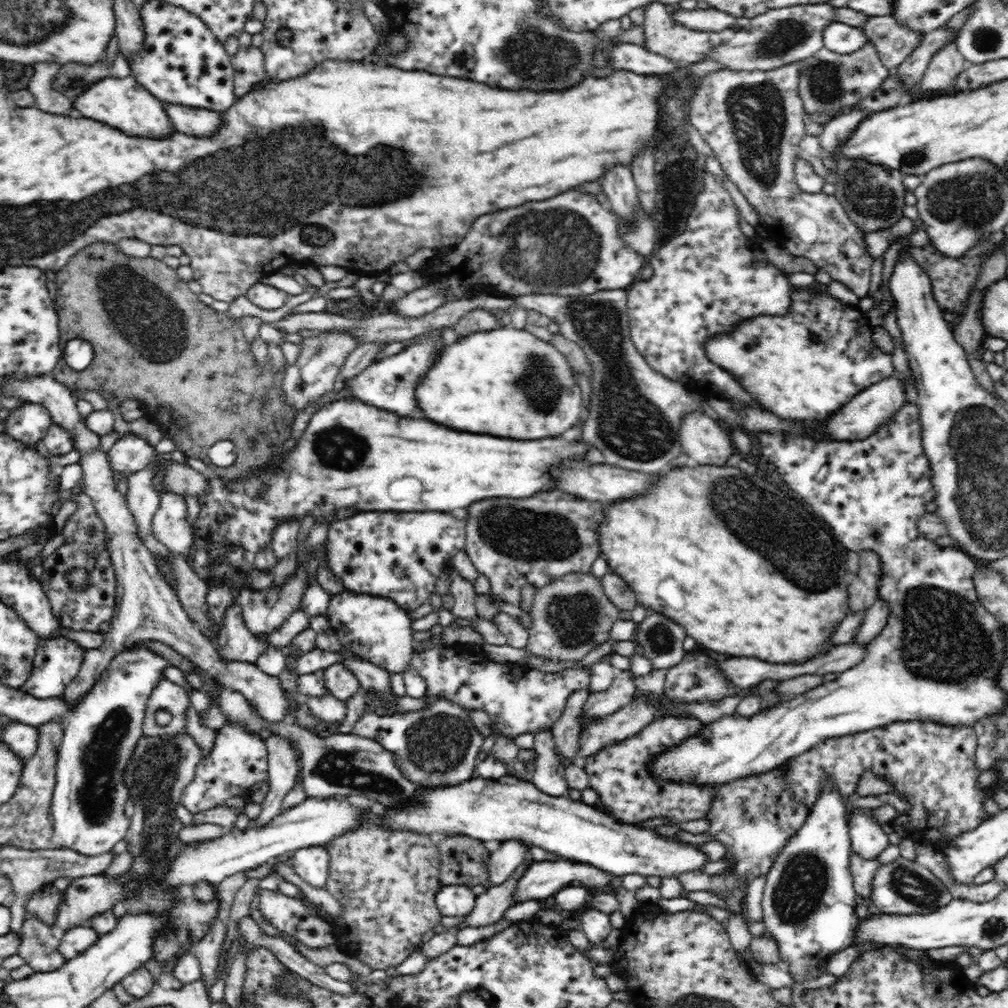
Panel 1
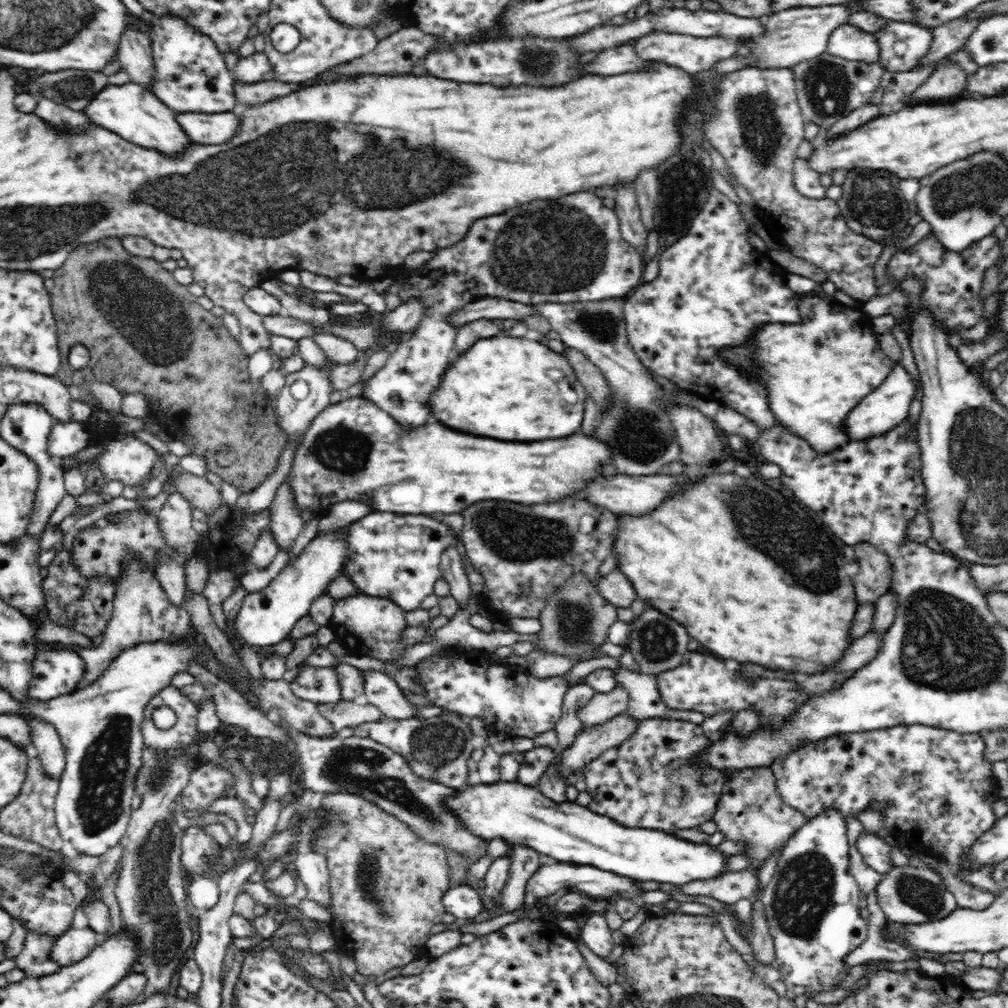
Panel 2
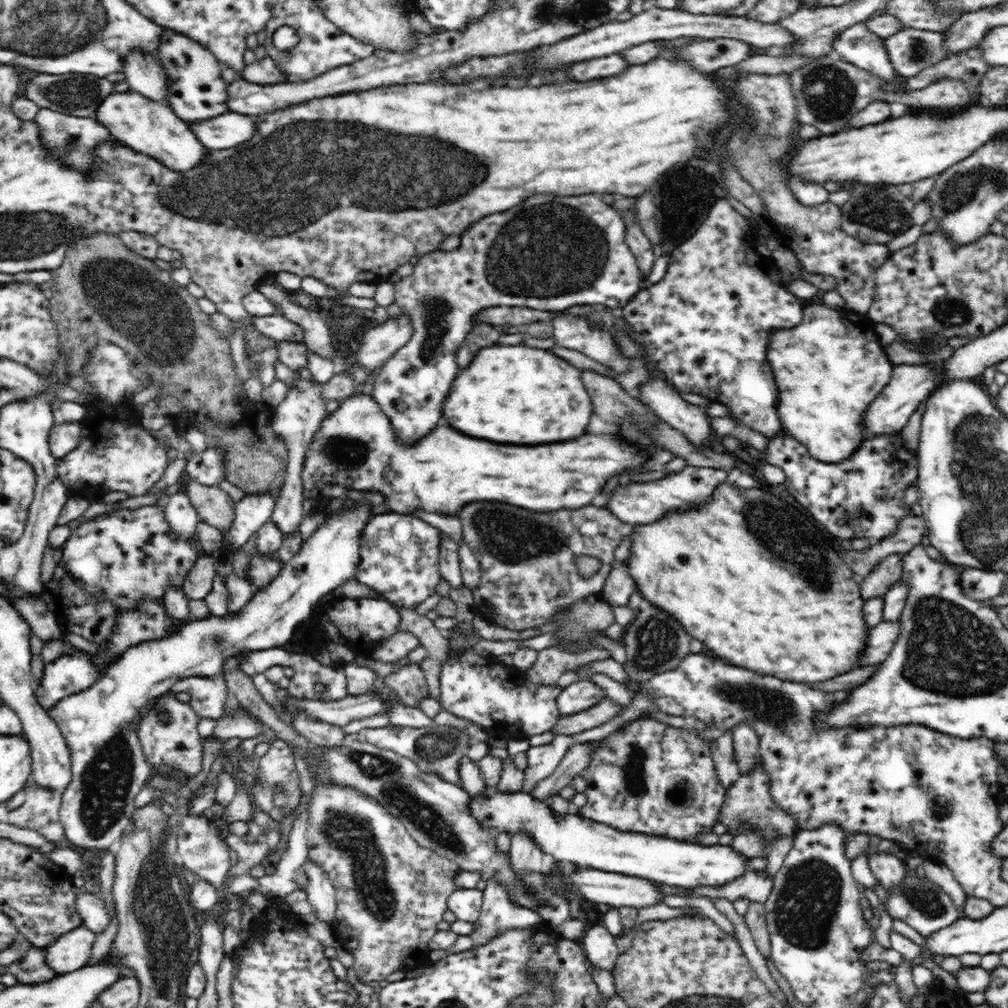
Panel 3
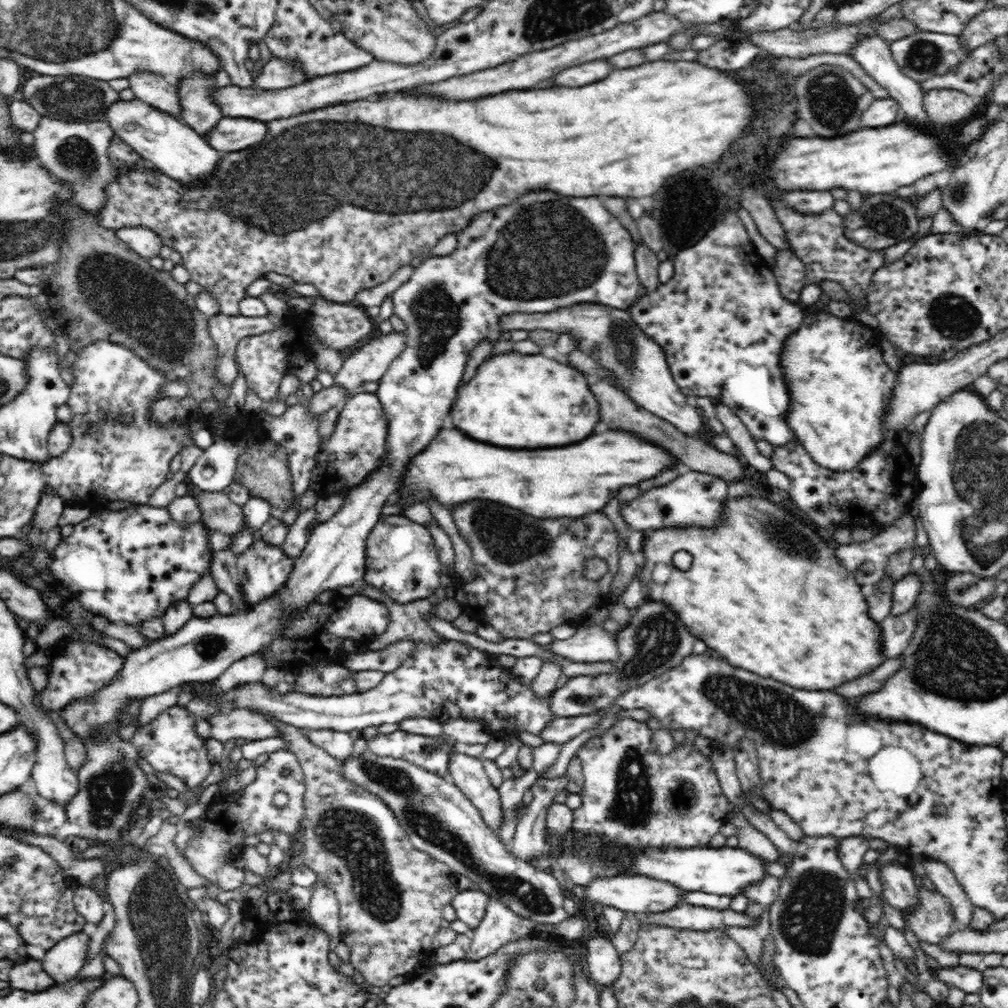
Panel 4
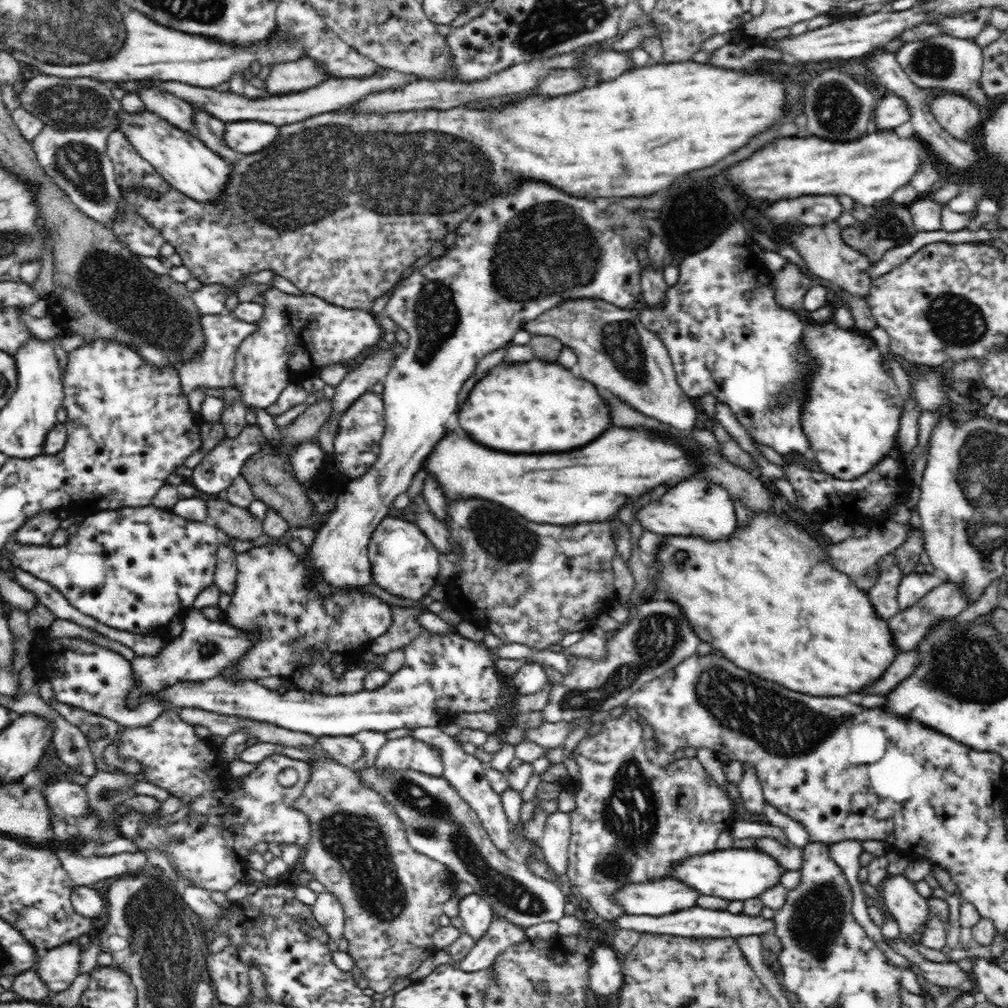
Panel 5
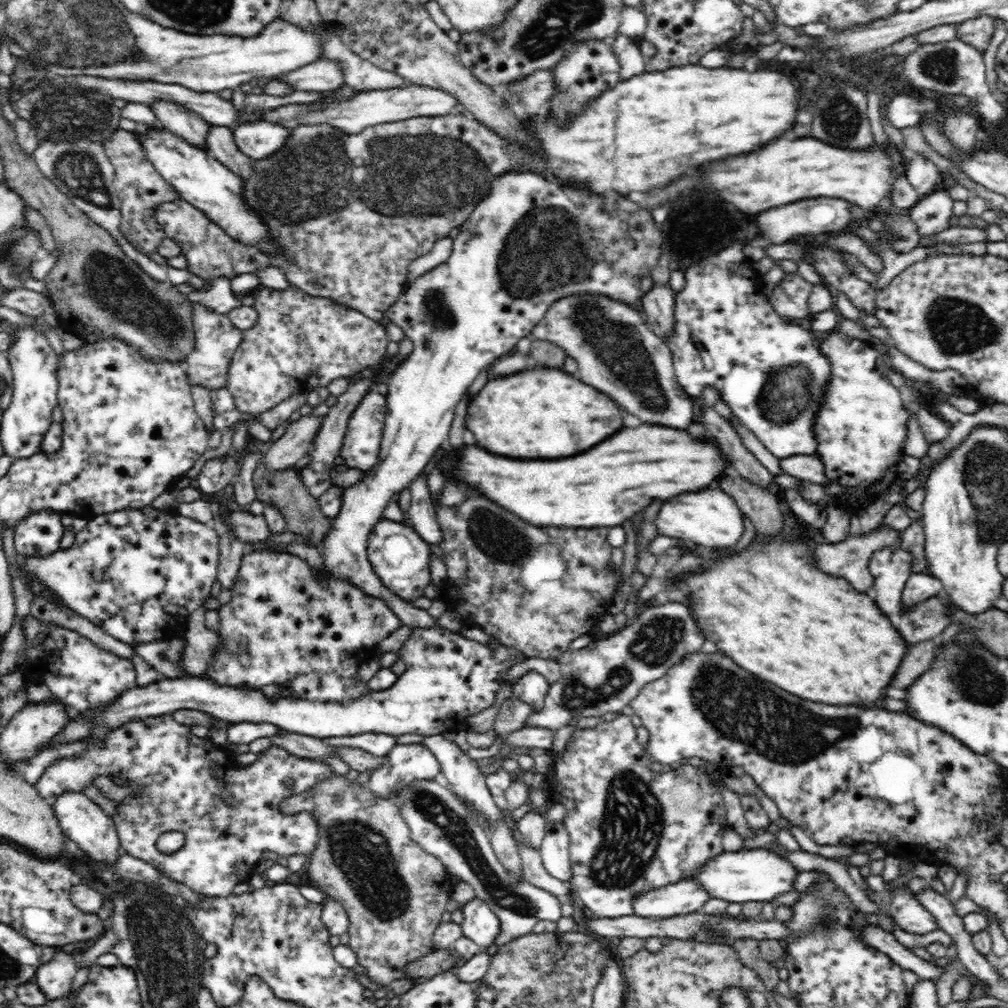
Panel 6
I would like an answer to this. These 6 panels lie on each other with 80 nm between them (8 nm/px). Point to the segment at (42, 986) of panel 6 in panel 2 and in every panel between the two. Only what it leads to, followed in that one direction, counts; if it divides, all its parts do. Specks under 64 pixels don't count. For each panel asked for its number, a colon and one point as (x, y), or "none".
2: (71, 946)
3: (71, 951)
4: (62, 961)
5: (58, 967)

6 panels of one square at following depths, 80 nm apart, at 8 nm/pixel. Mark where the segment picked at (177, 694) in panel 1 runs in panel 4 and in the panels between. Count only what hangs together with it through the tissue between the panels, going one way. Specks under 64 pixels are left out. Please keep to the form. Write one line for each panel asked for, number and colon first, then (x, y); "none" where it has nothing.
2: (184, 734)
3: (178, 744)
4: (170, 743)

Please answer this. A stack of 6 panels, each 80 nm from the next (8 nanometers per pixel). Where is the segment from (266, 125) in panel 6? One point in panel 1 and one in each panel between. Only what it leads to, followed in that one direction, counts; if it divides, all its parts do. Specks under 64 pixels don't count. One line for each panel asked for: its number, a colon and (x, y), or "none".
1: (199, 122)
2: (218, 128)
3: (229, 129)
4: (230, 134)
5: (245, 136)

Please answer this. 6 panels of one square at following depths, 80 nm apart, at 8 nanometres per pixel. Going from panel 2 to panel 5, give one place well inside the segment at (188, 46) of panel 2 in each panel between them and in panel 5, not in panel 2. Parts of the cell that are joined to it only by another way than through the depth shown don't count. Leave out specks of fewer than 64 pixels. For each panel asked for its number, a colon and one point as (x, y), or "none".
3: (196, 91)
4: (199, 111)
5: (210, 130)

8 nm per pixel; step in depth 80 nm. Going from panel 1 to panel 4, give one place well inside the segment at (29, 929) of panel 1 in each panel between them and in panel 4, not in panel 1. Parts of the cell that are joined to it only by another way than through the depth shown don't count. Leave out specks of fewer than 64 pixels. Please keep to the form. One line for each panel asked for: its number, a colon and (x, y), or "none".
2: (34, 960)
3: (32, 969)
4: (29, 976)

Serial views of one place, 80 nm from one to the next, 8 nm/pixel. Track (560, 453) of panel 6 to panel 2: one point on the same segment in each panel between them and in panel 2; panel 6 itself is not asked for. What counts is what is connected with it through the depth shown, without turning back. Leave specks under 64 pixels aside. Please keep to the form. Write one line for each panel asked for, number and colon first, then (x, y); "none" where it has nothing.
2: (510, 388)
3: (513, 394)
4: (518, 401)
5: (536, 407)

